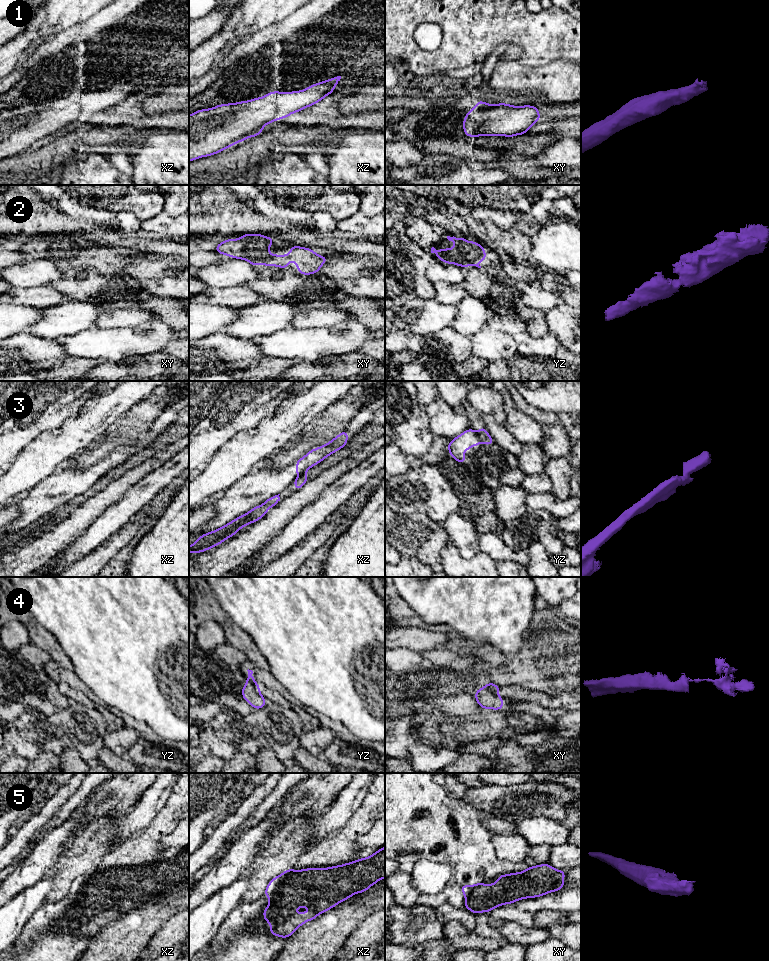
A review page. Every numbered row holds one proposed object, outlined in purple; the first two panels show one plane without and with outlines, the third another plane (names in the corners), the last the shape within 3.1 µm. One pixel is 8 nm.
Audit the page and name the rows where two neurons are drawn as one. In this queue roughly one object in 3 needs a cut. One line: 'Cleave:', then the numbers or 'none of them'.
Cleave: 3, 4

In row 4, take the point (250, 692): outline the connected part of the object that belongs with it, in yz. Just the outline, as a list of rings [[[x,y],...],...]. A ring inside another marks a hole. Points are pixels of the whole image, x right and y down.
[[[249,674],[246,684],[242,687],[242,698],[244,698],[253,709],[261,709],[265,707],[267,703],[266,699],[262,696],[259,687],[255,685]]]

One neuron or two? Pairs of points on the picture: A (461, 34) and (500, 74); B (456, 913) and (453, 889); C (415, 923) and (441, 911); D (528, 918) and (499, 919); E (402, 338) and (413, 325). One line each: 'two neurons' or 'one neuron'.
A: two neurons
B: two neurons
C: two neurons
D: one neuron
E: two neurons

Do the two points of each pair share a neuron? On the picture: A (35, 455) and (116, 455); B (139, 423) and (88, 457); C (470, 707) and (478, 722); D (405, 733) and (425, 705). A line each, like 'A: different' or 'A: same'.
A: different
B: same
C: different
D: same

